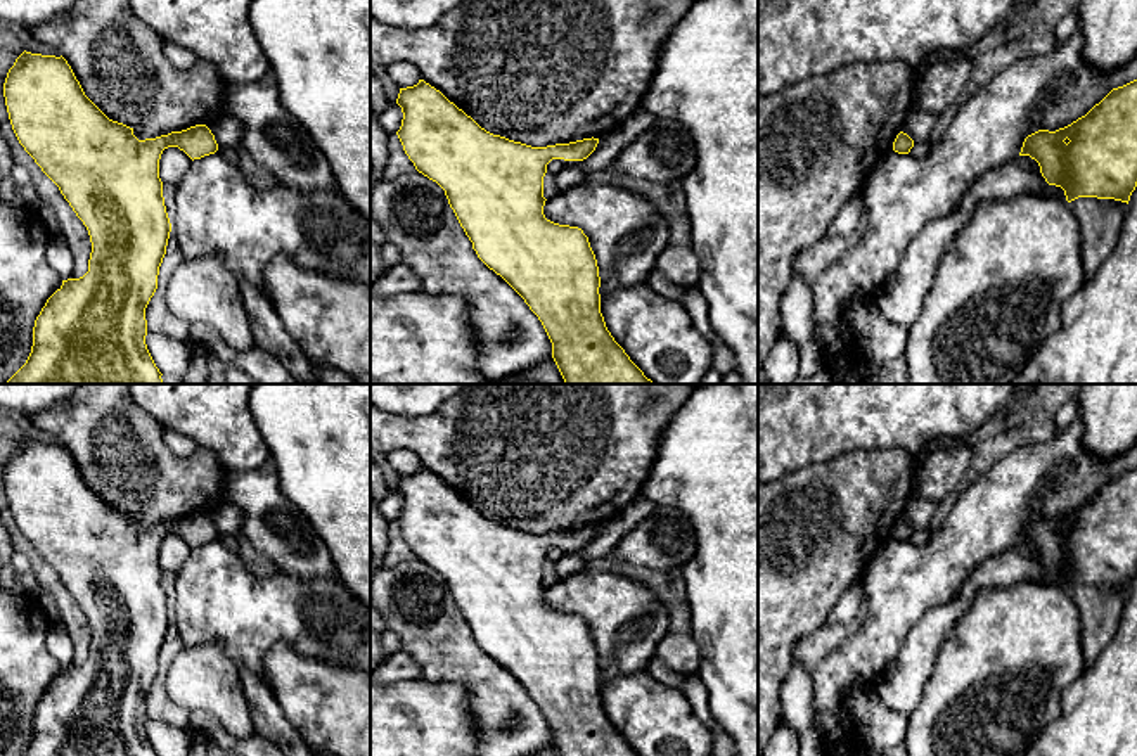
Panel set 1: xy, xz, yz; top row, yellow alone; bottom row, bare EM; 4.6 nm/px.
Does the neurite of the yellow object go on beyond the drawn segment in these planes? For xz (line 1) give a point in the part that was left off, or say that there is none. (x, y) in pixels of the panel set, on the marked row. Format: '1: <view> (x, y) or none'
1: none

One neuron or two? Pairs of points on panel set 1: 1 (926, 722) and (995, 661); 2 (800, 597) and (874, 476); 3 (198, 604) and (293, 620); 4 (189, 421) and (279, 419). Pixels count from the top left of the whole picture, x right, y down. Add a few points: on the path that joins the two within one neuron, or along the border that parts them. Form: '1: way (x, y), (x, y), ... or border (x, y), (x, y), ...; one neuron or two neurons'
1: way (944, 708), (978, 679); one neuron
2: way (800, 568), (800, 550), (845, 506); one neuron
3: way (222, 604), (237, 611), (269, 611); one neuron
4: border (248, 402), (250, 414), (267, 447), (269, 457); two neurons

